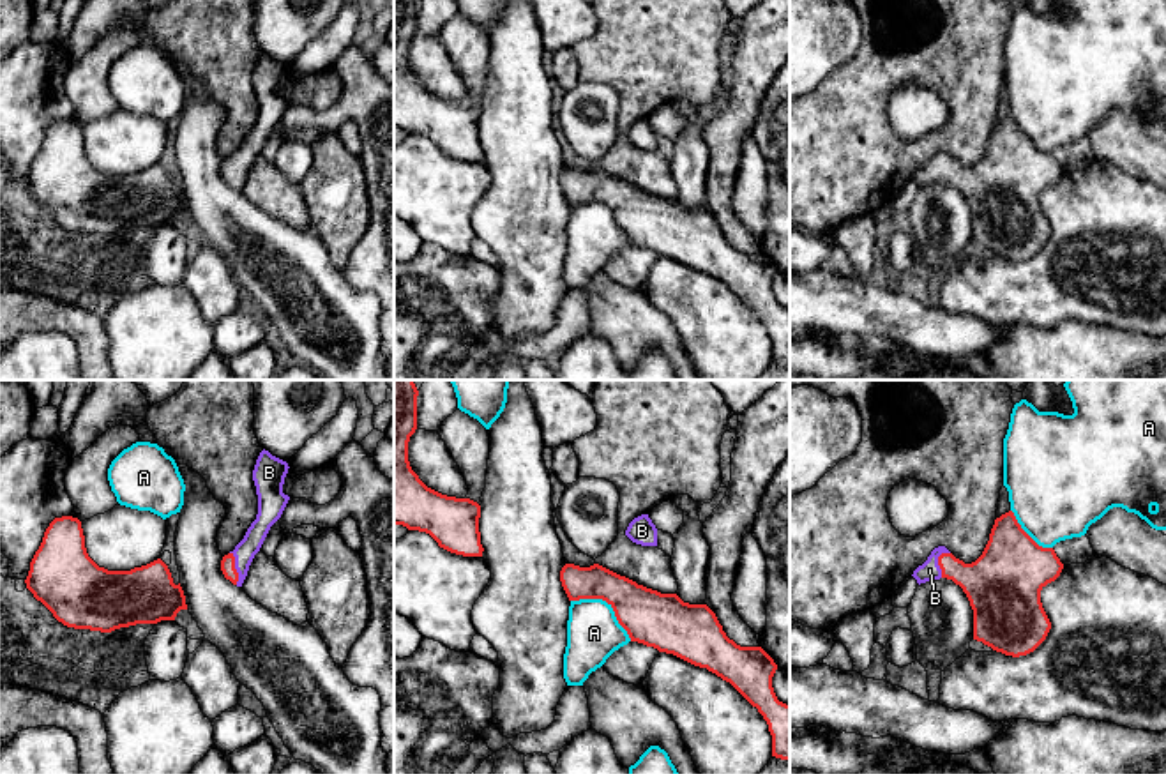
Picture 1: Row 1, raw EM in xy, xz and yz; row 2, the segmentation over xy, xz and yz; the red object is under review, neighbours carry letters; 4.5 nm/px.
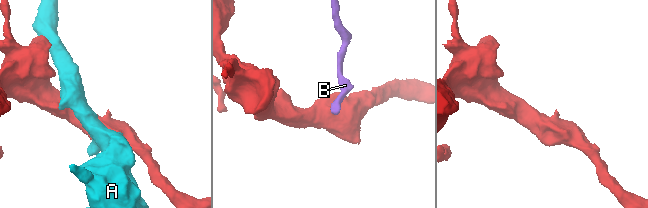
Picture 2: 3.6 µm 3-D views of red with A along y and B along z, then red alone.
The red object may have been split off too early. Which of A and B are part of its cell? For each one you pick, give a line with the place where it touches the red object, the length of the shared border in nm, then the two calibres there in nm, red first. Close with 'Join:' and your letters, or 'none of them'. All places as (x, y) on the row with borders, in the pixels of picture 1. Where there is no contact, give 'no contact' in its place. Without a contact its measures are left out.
B: contact xy (234, 568); length 160 nm; calibres 70 and 100 nm
Join: B

